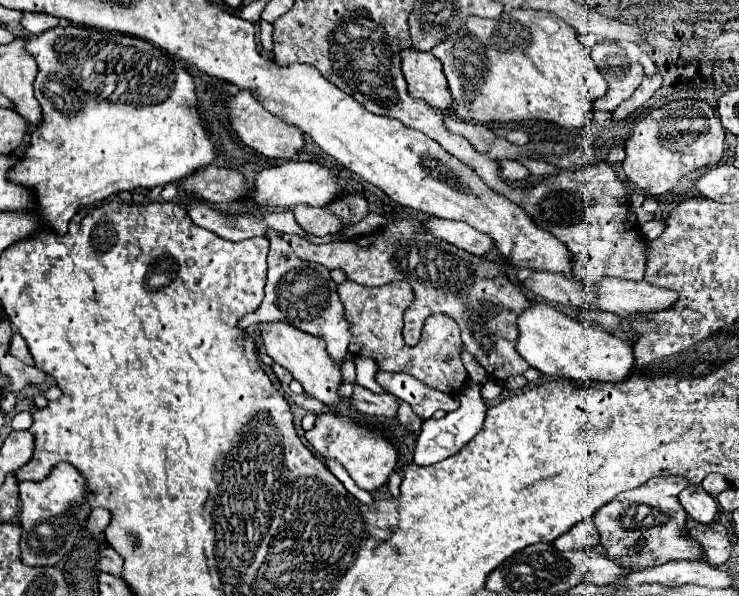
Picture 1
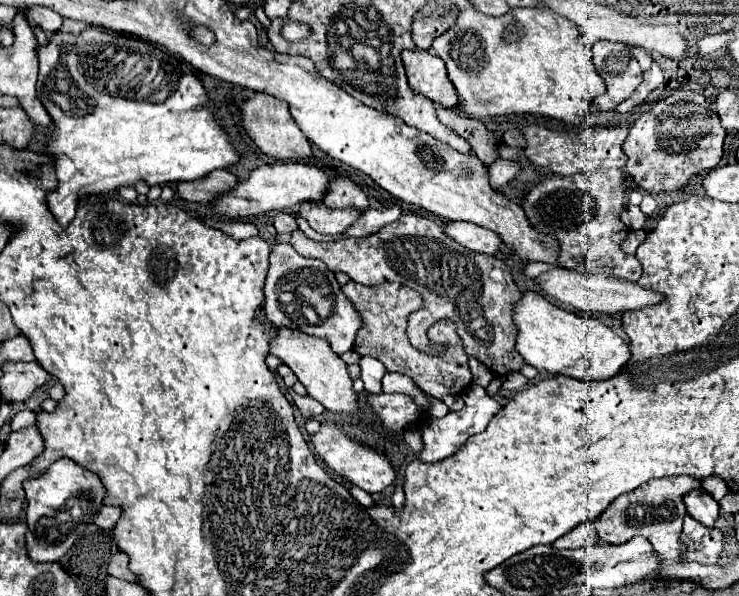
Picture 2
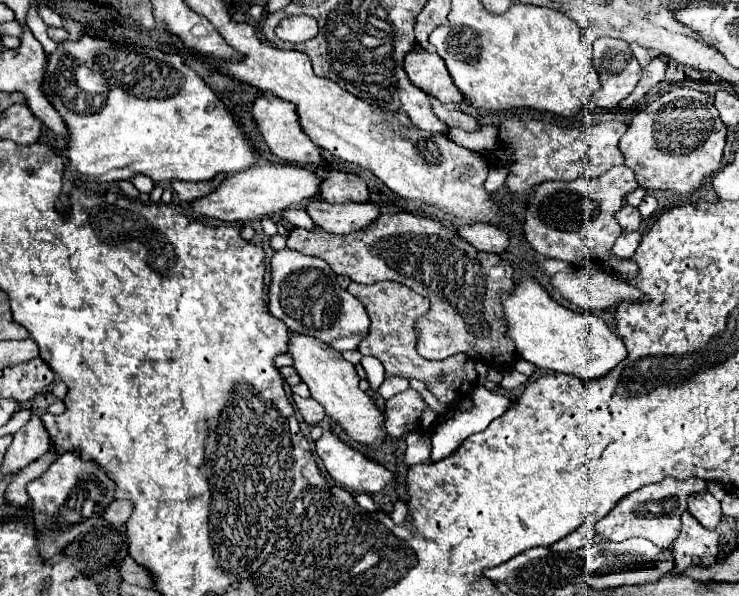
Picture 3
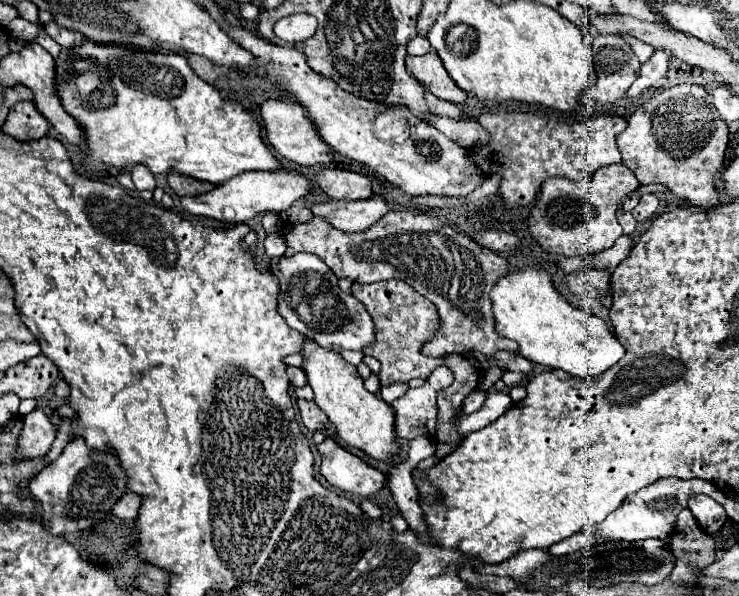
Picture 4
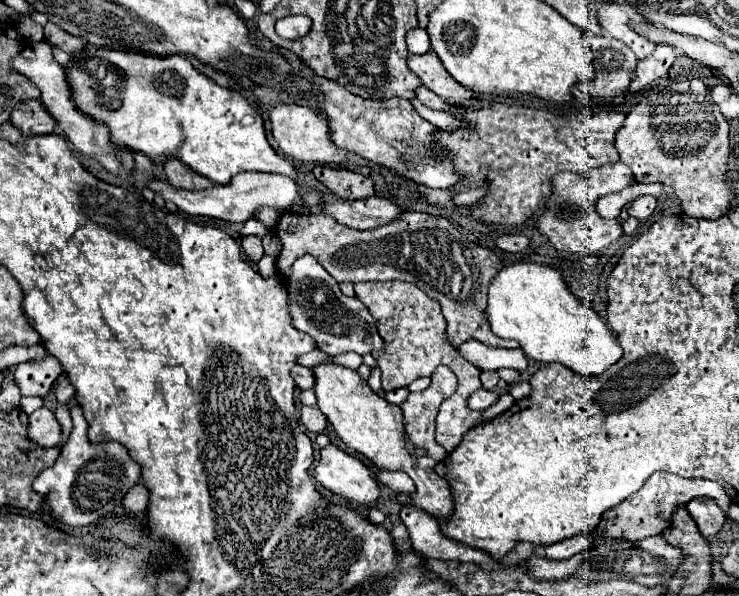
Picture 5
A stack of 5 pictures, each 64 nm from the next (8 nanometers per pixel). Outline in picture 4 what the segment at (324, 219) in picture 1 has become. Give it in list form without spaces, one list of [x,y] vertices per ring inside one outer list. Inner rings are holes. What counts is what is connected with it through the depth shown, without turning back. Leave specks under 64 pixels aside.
[[[368,198],[368,200],[328,200],[328,202],[316,202],[312,206],[312,212],[316,216],[326,218],[334,228],[342,232],[358,232],[374,226],[382,216],[388,212],[388,204],[382,198]]]

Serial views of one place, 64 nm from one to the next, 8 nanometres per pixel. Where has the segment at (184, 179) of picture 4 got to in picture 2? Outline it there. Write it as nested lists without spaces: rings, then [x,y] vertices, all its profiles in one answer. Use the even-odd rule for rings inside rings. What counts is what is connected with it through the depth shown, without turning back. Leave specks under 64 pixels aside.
[[[216,170],[210,176],[194,182],[178,182],[176,184],[176,194],[182,200],[190,202],[212,202],[218,198],[222,192],[228,192],[236,184],[236,176],[230,174],[228,170]]]

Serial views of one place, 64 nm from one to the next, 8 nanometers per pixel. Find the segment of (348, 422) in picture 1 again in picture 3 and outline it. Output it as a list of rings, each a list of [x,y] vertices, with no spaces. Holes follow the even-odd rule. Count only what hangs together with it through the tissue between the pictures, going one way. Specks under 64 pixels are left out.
[[[324,432],[316,442],[316,454],[322,458],[332,480],[350,492],[380,492],[394,476],[384,466],[346,446],[332,432]]]

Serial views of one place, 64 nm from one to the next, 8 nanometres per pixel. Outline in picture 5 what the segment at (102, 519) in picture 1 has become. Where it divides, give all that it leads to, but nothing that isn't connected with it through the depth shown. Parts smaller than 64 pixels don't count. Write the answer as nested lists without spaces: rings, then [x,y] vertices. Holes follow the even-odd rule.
[[[136,484],[136,486],[126,494],[122,506],[124,506],[128,512],[136,514],[136,512],[140,512],[140,510],[146,510],[148,498],[150,498],[150,490],[146,488],[146,484]]]

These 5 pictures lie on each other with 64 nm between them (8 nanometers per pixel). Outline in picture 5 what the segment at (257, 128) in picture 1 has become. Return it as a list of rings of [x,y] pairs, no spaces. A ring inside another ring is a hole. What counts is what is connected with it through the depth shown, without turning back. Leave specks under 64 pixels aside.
[[[278,104],[270,108],[272,120],[272,136],[276,144],[294,160],[300,162],[314,162],[314,164],[328,164],[328,166],[342,166],[348,162],[346,148],[338,148],[330,136],[328,120],[322,118],[308,106],[294,106],[294,104]]]

